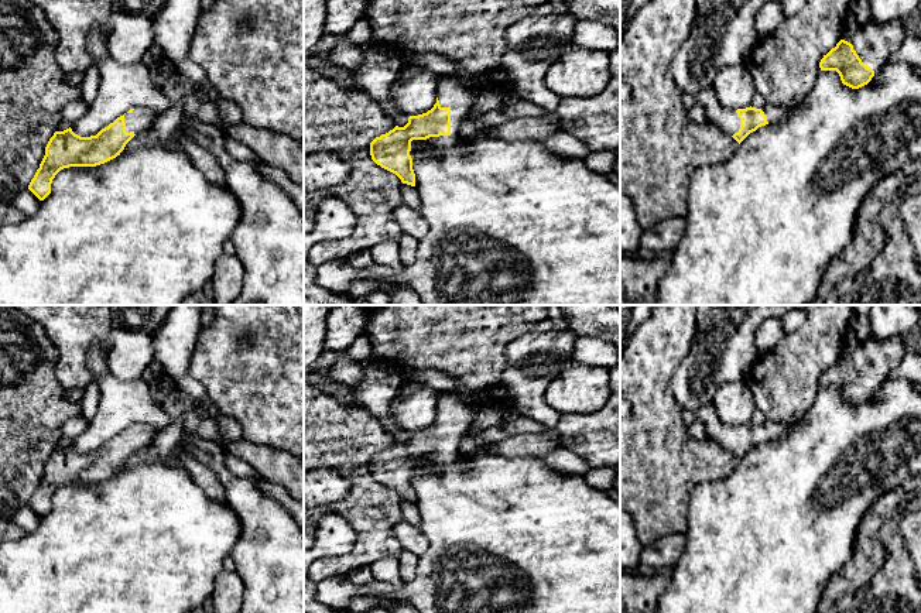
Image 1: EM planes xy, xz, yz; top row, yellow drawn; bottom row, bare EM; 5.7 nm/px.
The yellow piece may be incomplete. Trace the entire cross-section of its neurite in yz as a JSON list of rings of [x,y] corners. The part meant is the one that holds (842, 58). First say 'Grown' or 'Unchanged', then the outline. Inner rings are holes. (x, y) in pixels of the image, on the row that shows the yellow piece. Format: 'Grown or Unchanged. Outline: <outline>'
Grown. Outline: [[[891,21],[864,24],[850,41],[840,40],[819,62],[821,71],[836,71],[843,85],[859,89],[867,85],[884,62],[898,51],[911,24]]]

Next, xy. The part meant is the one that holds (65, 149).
Grown. Outline: [[[134,107],[102,129],[96,136],[81,137],[71,127],[55,131],[45,147],[45,155],[28,189],[40,201],[44,201],[51,194],[52,179],[61,169],[96,167],[116,158],[134,136],[153,126],[157,116],[147,107]]]

